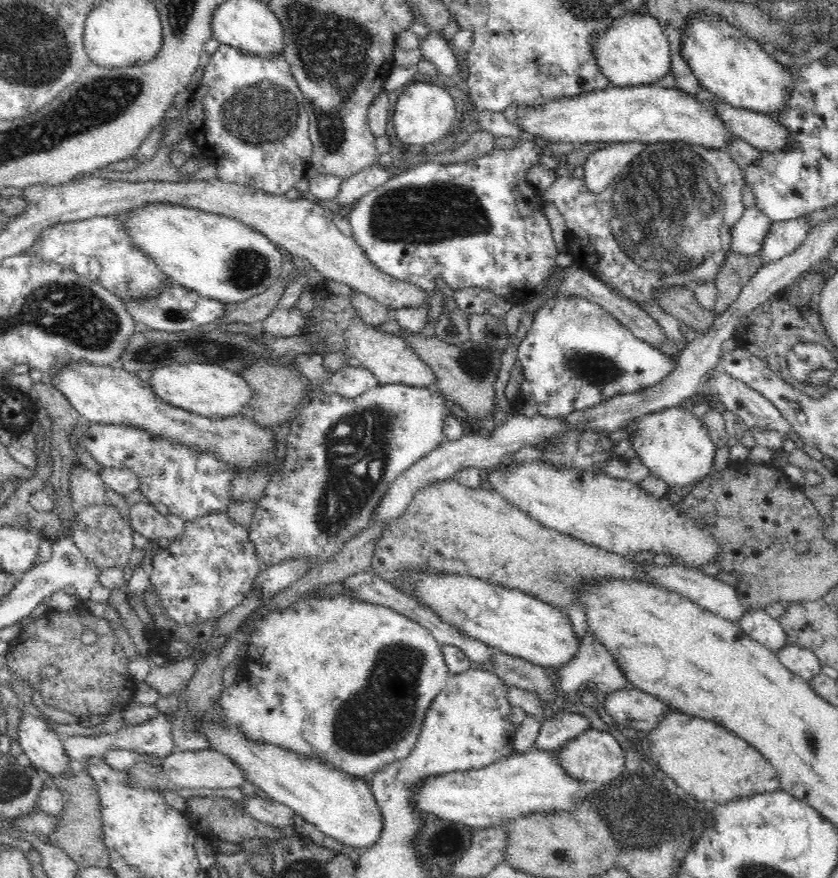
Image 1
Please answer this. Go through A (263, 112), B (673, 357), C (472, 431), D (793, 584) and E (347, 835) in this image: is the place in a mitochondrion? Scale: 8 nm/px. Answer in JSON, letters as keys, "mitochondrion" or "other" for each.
{"A":"mitochondrion","B":"other","C":"other","D":"other","E":"other"}

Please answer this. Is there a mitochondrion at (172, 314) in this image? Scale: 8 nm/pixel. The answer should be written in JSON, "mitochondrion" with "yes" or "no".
{"mitochondrion":"yes"}

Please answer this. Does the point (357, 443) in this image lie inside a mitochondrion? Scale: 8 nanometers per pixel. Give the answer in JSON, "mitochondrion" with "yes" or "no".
{"mitochondrion":"yes"}

